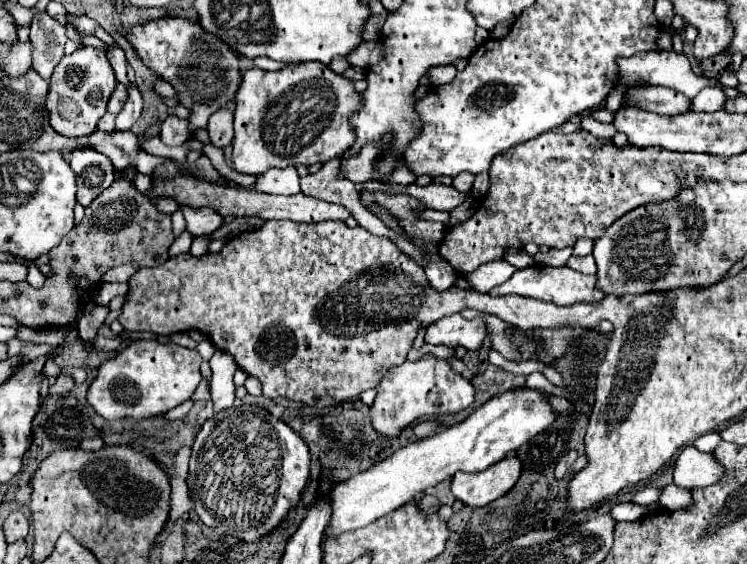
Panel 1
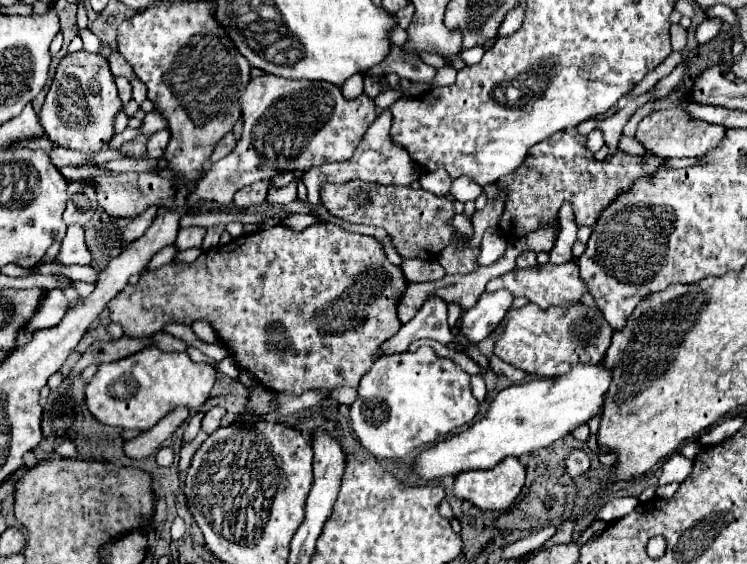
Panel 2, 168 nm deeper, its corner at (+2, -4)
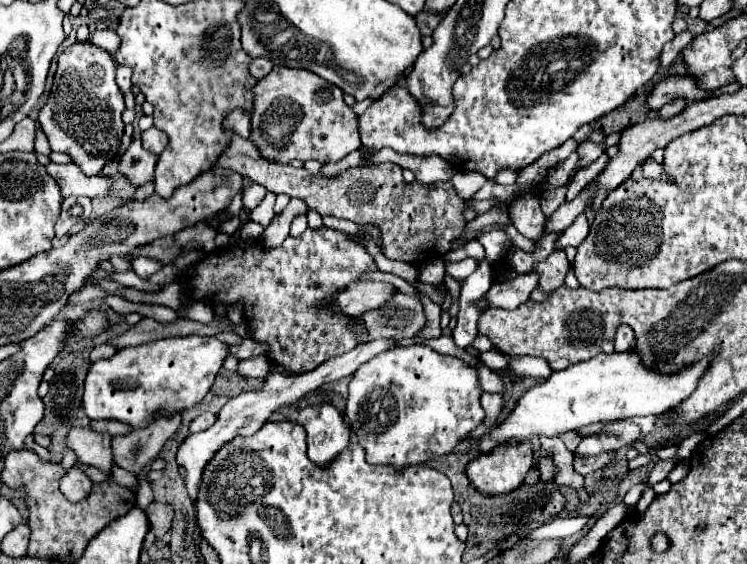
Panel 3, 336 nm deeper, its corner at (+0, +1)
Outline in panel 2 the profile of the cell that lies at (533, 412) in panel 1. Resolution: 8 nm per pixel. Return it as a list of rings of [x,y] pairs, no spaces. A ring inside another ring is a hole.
[[[574,364],[566,374],[510,386],[496,394],[488,414],[474,426],[422,450],[414,462],[414,472],[424,482],[432,482],[440,476],[460,474],[464,470],[488,470],[506,456],[520,458],[522,454],[546,448],[602,412],[610,380],[612,372],[602,364]]]

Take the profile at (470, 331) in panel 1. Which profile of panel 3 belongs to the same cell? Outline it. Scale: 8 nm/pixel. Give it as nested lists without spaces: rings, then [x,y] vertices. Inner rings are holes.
[[[526,273],[518,275],[512,281],[502,281],[494,283],[488,293],[484,295],[488,307],[498,307],[498,309],[516,309],[520,303],[526,303],[532,289],[538,283],[536,273]]]

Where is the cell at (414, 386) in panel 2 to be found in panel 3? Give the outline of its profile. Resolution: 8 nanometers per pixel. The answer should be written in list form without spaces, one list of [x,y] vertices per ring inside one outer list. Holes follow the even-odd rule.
[[[428,345],[396,347],[376,355],[358,367],[348,389],[346,417],[352,423],[352,431],[358,435],[358,443],[366,449],[366,459],[370,463],[394,465],[400,469],[406,465],[424,463],[432,455],[450,453],[458,439],[474,431],[476,425],[484,419],[484,409],[480,405],[482,389],[478,385],[476,369],[458,357],[436,353]]]

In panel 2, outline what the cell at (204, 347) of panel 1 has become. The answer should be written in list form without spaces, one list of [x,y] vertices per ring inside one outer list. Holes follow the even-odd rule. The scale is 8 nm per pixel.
[[[227,356],[224,360],[217,362],[214,368],[225,375],[228,375],[232,379],[236,379],[240,372],[240,368],[235,364],[234,360],[230,356]]]

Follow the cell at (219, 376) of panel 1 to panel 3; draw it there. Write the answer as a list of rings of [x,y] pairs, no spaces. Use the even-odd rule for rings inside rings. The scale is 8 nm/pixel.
[[[202,413],[202,415],[198,415],[198,417],[192,421],[192,425],[190,425],[190,433],[198,433],[198,431],[208,429],[208,427],[214,423],[214,419],[216,419],[214,413]]]

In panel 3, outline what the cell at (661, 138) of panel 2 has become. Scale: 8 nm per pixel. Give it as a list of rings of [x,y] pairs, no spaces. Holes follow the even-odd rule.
[[[674,99],[672,103],[668,103],[668,105],[664,105],[658,113],[656,113],[656,119],[660,119],[660,121],[668,121],[668,119],[674,119],[674,117],[678,117],[682,111],[686,109],[686,102],[682,101],[682,99]]]

